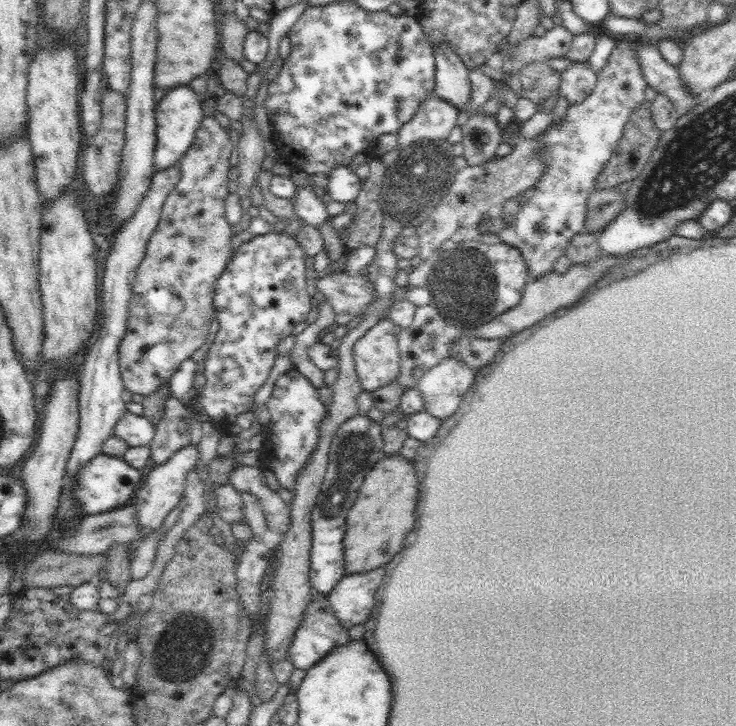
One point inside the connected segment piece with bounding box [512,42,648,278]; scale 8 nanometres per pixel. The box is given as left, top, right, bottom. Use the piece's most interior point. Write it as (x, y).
(576, 149)

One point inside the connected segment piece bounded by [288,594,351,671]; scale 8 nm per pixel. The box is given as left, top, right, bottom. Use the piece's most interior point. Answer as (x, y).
(320, 630)

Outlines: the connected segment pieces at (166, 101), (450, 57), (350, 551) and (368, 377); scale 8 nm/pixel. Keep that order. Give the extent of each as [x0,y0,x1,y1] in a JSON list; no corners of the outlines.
[[153,85,205,170],[434,41,472,110],[344,454,420,575],[353,317,402,393]]

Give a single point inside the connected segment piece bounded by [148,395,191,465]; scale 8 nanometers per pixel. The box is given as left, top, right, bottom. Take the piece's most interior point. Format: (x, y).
(172, 435)

